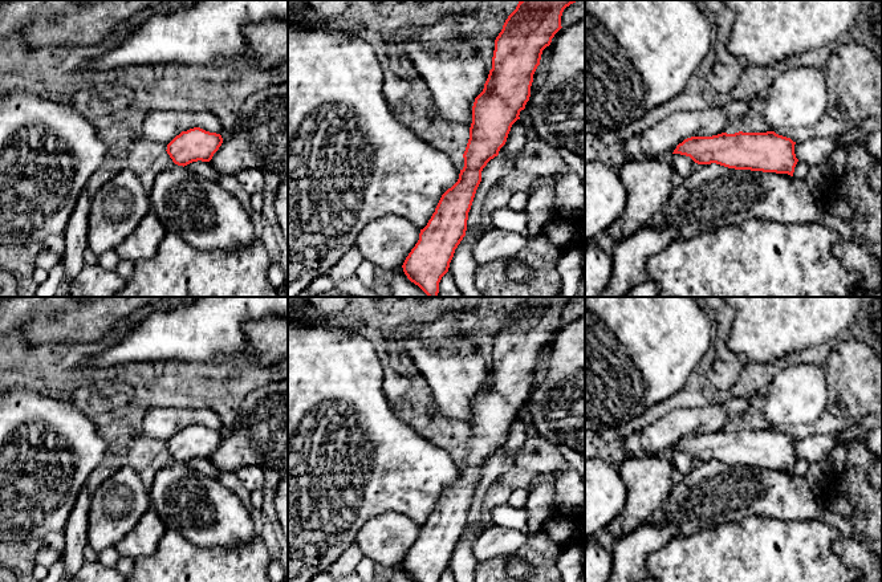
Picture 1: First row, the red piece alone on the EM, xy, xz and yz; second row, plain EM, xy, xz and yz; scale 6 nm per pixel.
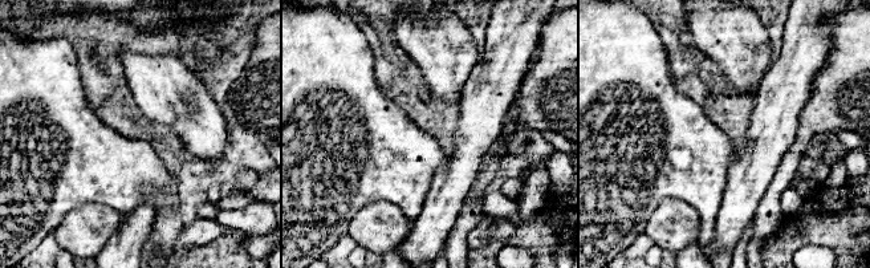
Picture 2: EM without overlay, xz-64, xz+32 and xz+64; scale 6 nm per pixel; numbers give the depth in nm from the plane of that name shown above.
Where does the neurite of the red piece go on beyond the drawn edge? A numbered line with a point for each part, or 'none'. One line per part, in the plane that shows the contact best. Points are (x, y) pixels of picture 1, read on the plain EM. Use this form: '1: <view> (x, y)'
none

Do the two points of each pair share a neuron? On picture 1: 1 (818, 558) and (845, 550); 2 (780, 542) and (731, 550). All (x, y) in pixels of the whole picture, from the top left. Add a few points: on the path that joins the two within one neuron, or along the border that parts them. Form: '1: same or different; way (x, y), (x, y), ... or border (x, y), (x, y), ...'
1: different; border (842, 534), (833, 544), (833, 552), (852, 568)
2: same; way (768, 548), (765, 550), (743, 550)

